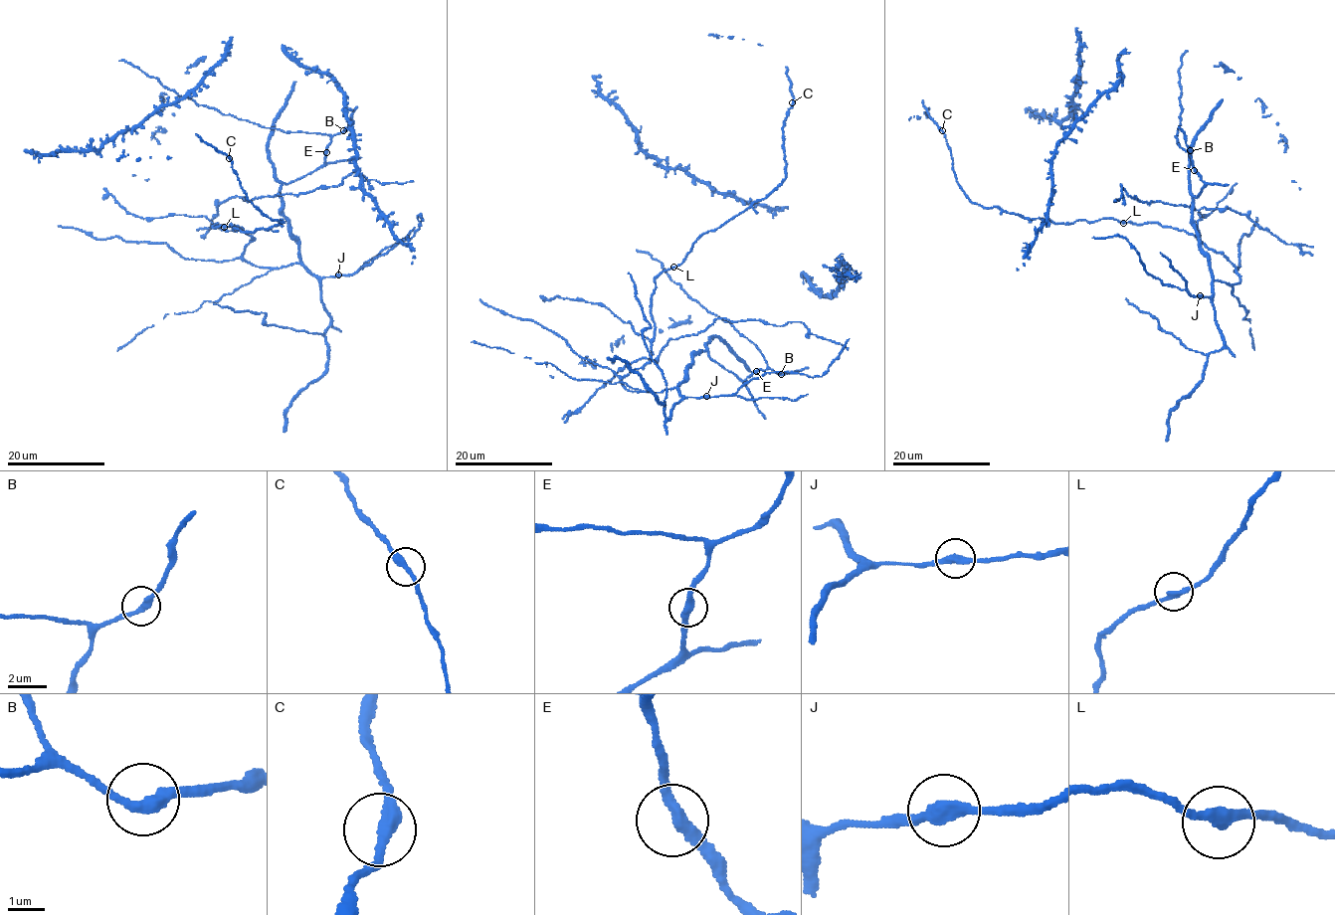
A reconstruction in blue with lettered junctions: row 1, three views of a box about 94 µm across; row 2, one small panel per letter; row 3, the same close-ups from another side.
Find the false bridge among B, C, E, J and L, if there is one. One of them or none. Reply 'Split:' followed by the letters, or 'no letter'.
Split: no letter

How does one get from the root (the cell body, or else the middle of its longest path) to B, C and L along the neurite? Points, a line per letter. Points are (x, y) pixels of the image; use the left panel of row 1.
B: (372, 262), (352, 274), (316, 277), (300, 261), (282, 211), (281, 186), (323, 164), (330, 139), (343, 130)
C: (372, 262), (322, 277), (244, 259), (254, 239), (213, 226), (254, 233), (284, 221), (248, 199), (229, 158)
L: (372, 262), (322, 277), (300, 264), (255, 267), (243, 258), (254, 239), (213, 226), (224, 227)

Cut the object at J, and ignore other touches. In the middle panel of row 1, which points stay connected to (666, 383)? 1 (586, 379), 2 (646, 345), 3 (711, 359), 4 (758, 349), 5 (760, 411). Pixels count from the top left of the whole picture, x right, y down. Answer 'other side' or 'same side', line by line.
1: same side
2: same side
3: same side
4: same side
5: same side

